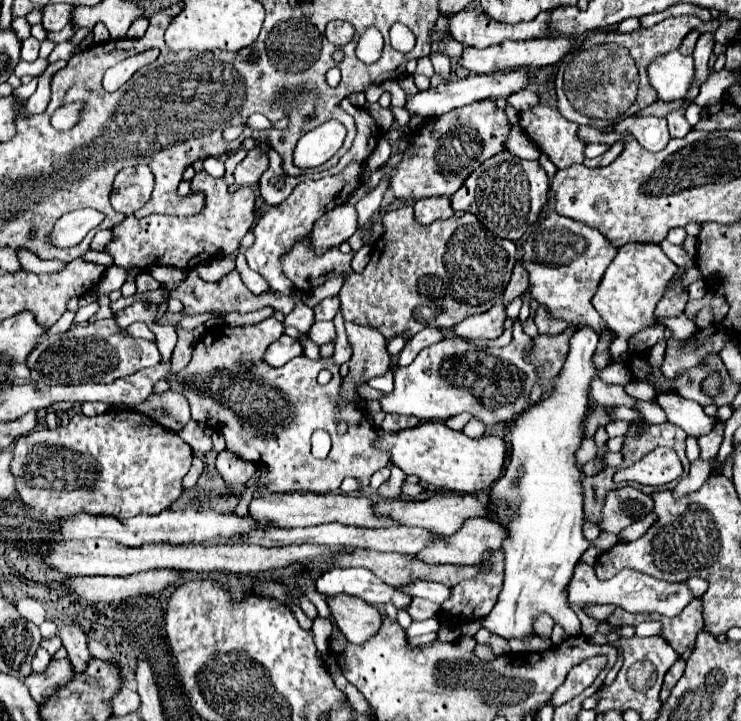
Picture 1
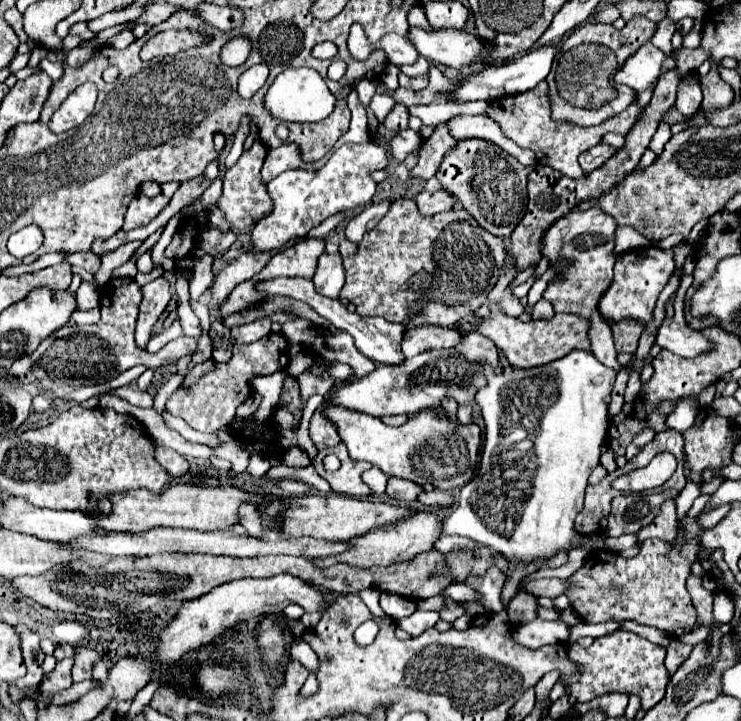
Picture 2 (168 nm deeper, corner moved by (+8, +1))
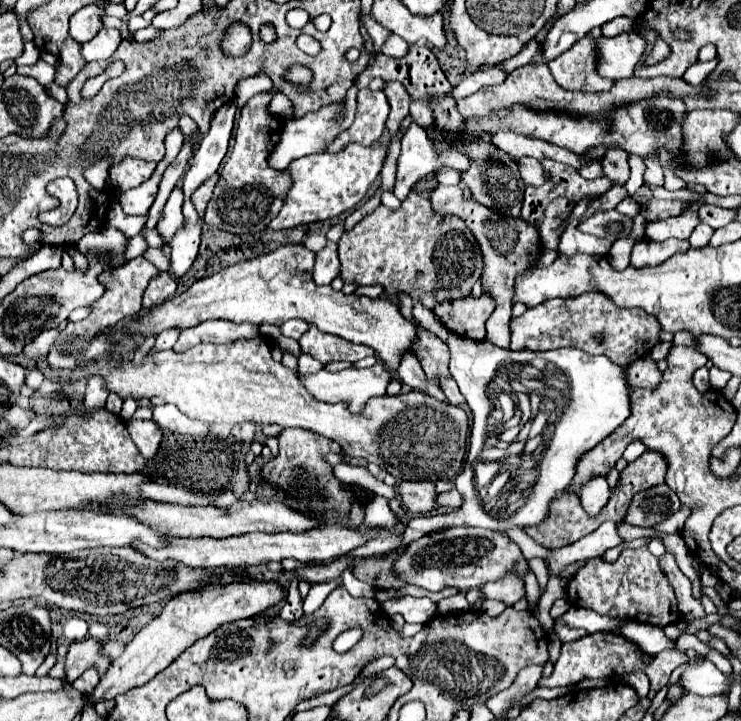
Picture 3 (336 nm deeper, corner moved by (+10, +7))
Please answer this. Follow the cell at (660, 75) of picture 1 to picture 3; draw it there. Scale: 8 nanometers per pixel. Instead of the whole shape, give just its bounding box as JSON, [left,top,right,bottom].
[598,33,646,79]

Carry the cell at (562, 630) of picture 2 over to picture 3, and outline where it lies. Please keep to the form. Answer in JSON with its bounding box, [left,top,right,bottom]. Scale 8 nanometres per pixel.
[556,607,618,633]

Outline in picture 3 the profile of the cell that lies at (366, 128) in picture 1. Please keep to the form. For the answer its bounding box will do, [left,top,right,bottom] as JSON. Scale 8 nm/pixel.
[268,85,358,169]

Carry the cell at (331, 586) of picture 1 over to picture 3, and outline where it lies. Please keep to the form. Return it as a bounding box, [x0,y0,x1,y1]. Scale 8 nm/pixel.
[382,597,436,623]

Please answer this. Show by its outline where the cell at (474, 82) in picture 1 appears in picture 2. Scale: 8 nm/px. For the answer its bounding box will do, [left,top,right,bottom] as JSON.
[454,45,560,101]

